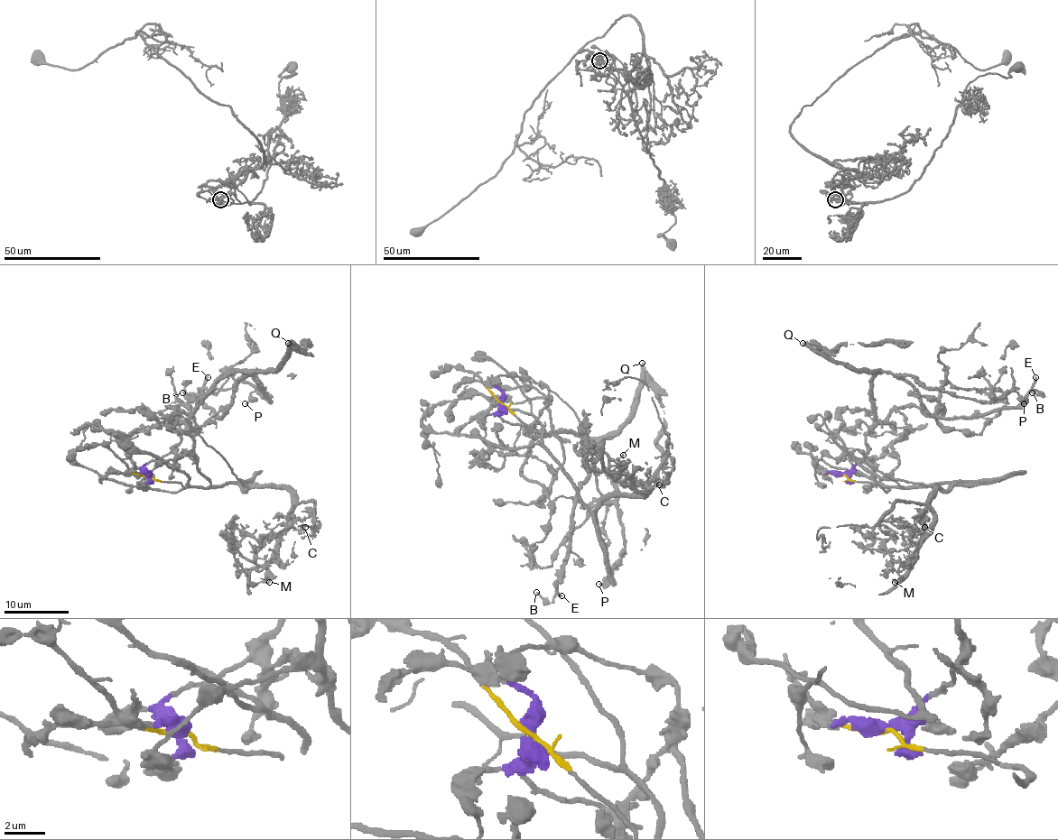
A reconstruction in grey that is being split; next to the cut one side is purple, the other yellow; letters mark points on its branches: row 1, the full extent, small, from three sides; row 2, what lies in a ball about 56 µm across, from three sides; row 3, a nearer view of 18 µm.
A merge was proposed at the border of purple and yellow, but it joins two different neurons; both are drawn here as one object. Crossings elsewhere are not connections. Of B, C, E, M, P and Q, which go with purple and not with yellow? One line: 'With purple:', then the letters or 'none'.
With purple: B, E, P, Q

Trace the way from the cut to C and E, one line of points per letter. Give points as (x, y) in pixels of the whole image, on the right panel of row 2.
C: (840, 475), (879, 486), (951, 484), (947, 489), (934, 488), (930, 499), (932, 521), (922, 530), (924, 526)
E: (840, 475), (863, 458), (877, 373), (902, 376), (920, 402), (942, 417), (1013, 409), (1035, 376)

